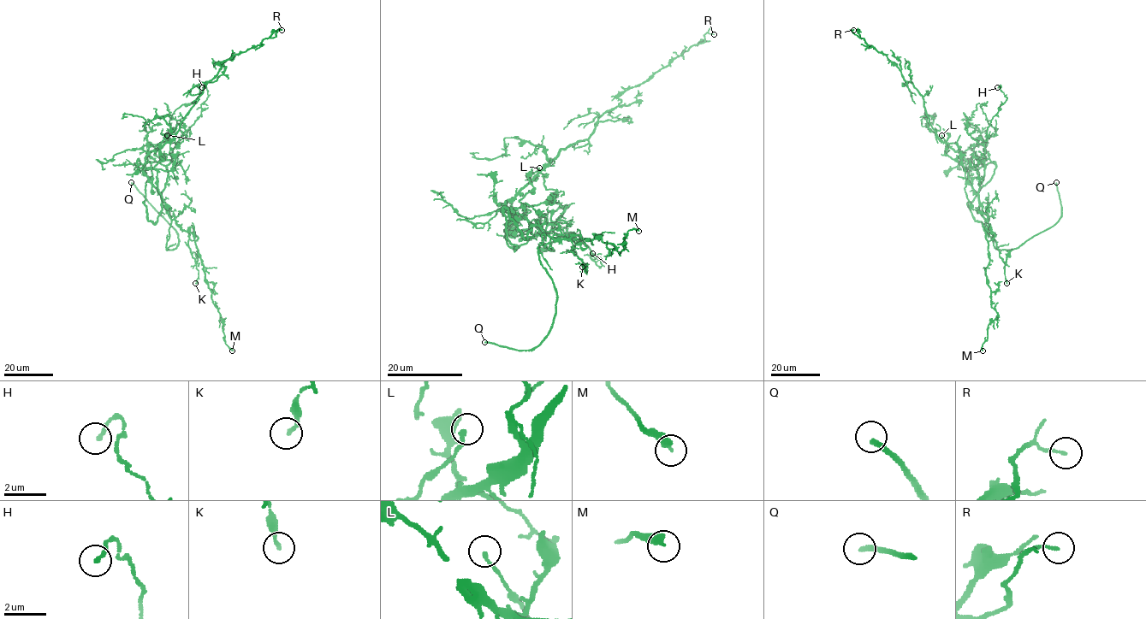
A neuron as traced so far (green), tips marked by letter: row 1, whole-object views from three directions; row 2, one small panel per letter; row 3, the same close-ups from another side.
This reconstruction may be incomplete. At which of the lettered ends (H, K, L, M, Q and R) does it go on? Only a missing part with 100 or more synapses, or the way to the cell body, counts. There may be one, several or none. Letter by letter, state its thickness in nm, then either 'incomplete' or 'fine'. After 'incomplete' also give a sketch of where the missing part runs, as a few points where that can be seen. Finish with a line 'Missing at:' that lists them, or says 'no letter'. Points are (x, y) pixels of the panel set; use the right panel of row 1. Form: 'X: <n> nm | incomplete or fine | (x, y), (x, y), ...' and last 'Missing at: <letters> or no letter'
H: 180 nm | fine
K: 200 nm | fine
L: 180 nm | fine
M: 380 nm | fine
Q: 240 nm | incomplete | (1056, 182), (1055, 162), (1059, 145), (1067, 136), (1071, 118), (1077, 109)
R: 110 nm | fine
Missing at: Q

